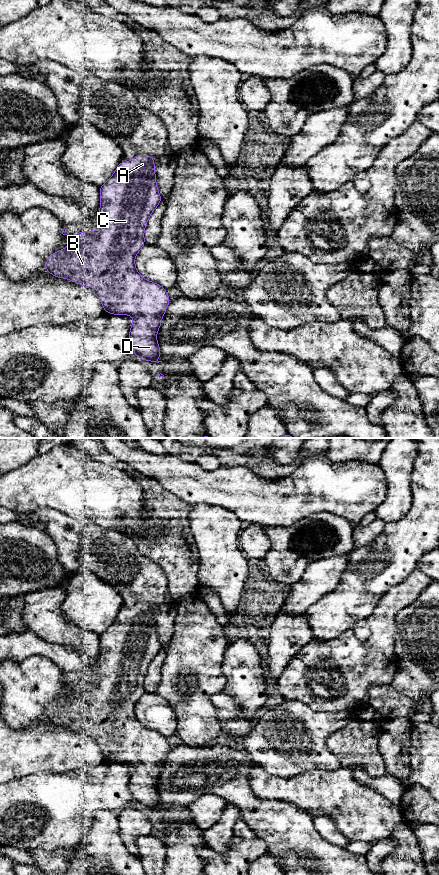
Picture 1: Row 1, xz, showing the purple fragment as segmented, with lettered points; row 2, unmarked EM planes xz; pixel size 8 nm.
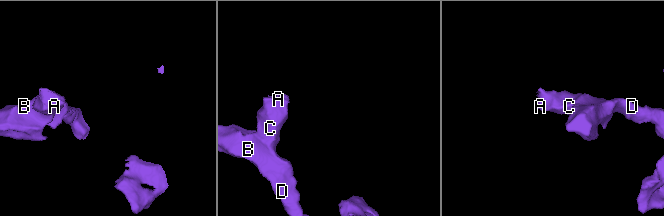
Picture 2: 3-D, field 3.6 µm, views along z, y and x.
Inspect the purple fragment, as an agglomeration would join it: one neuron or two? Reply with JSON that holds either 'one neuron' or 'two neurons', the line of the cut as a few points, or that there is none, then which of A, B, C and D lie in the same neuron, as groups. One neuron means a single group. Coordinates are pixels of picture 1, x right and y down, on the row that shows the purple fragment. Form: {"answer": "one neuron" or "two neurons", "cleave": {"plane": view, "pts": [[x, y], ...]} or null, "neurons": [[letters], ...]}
{"answer": "one neuron", "cleave": null, "neurons": [["A", "B", "C", "D"]]}

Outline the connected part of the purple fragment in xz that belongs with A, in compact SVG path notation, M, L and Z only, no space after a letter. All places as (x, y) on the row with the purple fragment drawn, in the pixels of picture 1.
M136 155L132 161L119 162L115 173L100 187L99 229L95 232L79 231L68 247L49 256L45 262L45 269L55 277L65 278L89 287L99 297L105 312L115 315L131 315L134 322L131 325L129 339L134 355L142 360L159 363L162 362L158 360L161 351L156 336L170 298L166 289L144 279L137 272L134 263L135 256L145 245L144 229L149 216L161 202L153 161L154 157Z

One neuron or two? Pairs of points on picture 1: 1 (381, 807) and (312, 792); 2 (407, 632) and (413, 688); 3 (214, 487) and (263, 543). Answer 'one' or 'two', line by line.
1: one
2: one
3: two

